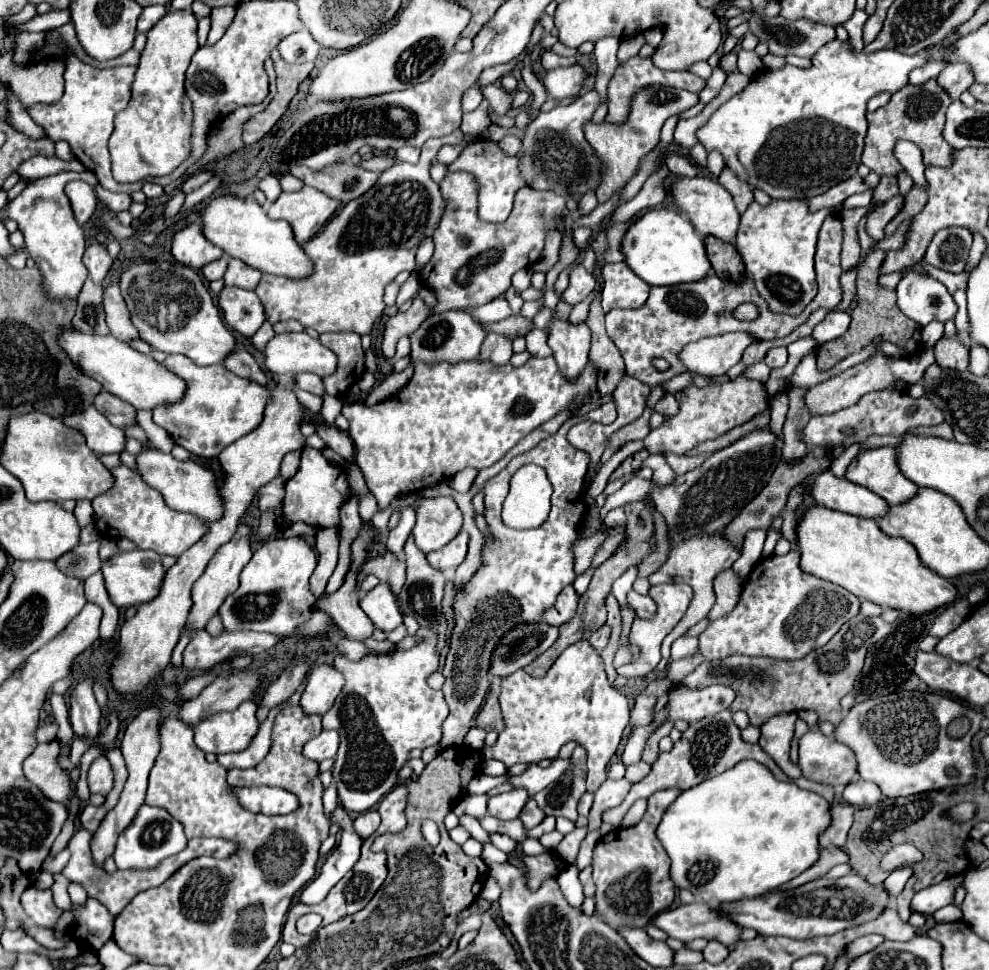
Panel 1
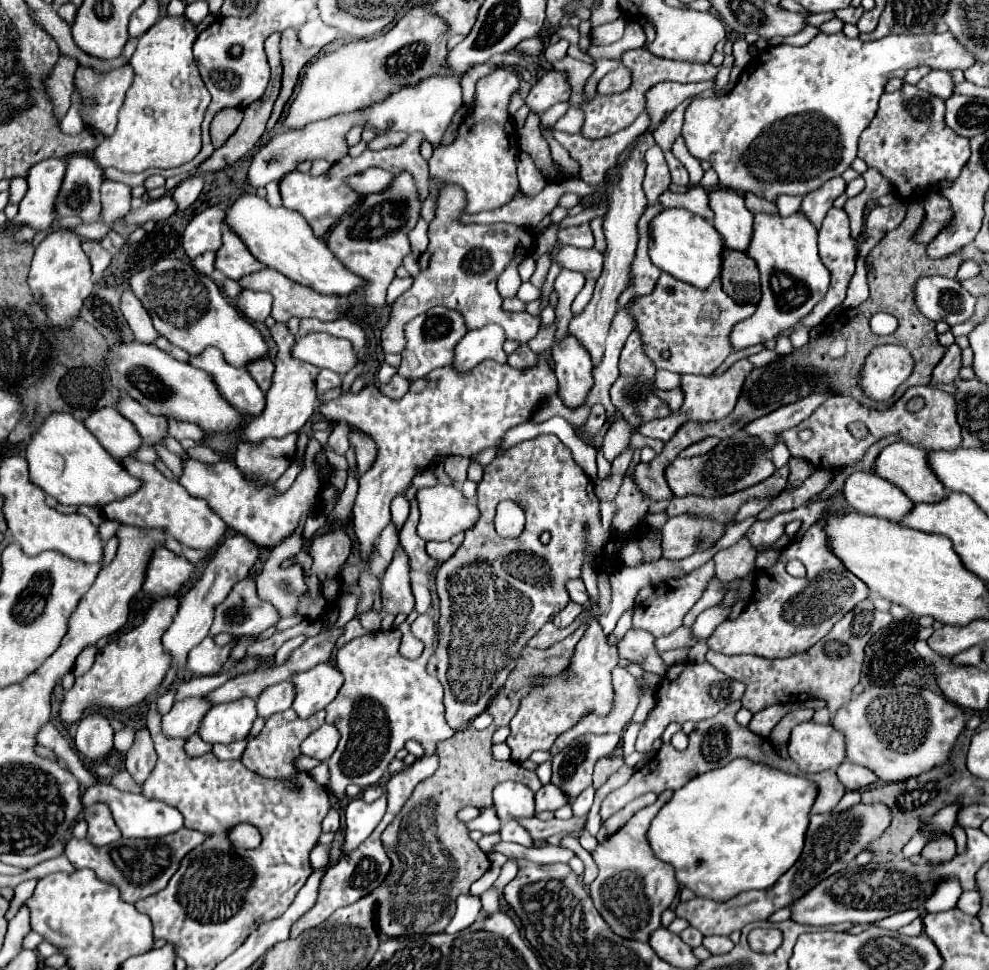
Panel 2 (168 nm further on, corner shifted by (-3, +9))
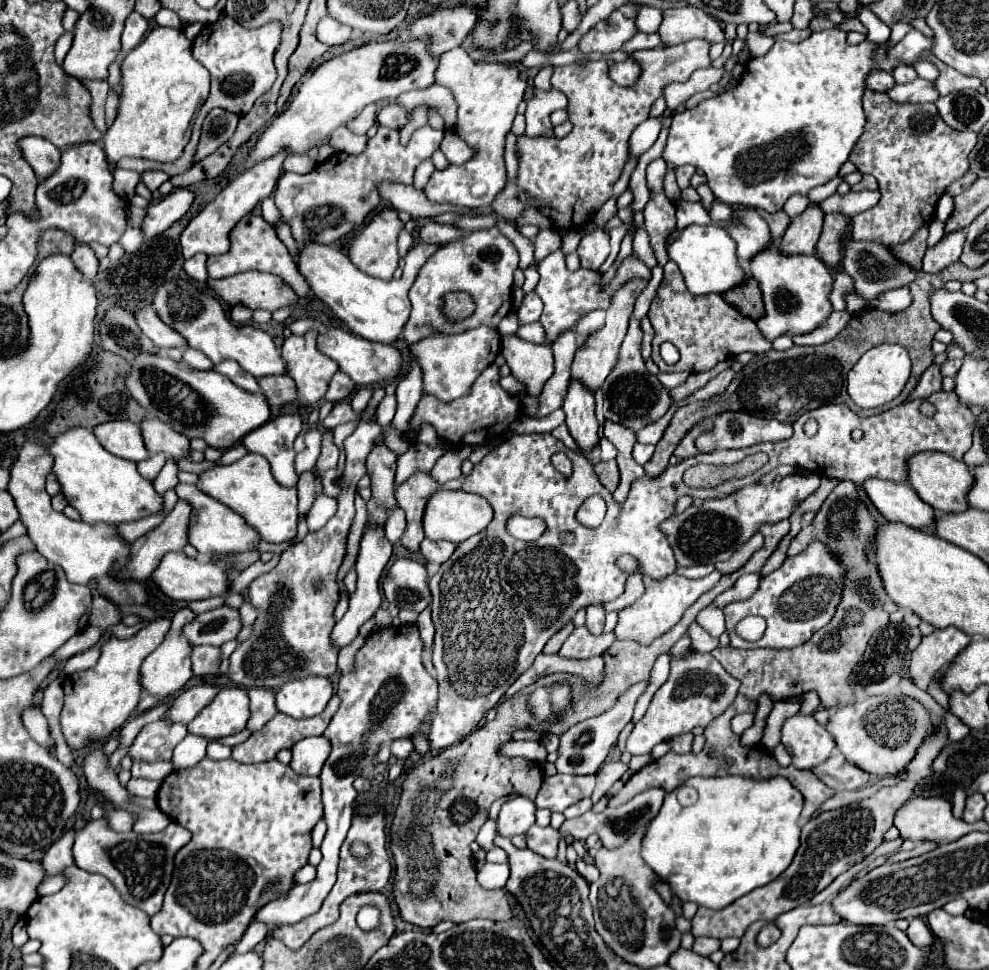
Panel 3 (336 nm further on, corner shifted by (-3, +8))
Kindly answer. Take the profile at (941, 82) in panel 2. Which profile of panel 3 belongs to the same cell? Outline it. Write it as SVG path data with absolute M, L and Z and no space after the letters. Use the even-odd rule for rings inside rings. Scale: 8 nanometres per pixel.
M915 78L909 84L895 84L891 90L887 90L887 96L893 102L899 104L925 104L925 102L935 102L939 98L937 90L933 88L931 82Z

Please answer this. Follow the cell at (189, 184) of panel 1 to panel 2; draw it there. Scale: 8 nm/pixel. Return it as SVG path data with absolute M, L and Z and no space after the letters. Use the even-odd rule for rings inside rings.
M193 175L193 177L185 179L179 187L175 187L175 191L173 191L173 199L179 203L179 211L187 209L187 207L189 207L189 205L199 197L203 185L205 185L203 177Z

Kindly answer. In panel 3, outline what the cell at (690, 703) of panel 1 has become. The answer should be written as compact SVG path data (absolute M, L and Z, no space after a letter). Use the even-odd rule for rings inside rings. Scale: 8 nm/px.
M689 648L679 656L669 654L669 658L671 658L669 680L655 692L647 714L643 716L641 722L635 724L633 732L627 738L627 750L631 754L651 754L653 746L657 746L663 740L691 732L695 726L707 728L719 714L723 714L731 706L731 702L737 696L739 682L733 676L729 676L711 654L701 654Z

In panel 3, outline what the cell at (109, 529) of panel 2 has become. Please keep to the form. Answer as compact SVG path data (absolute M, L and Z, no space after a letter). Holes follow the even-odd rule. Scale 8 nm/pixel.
M169 458L169 460L165 462L163 470L159 472L159 476L153 480L153 482L157 482L157 492L159 492L159 494L165 494L169 488L175 488L177 482L179 482L179 480L177 480L177 474L179 474L179 468L177 468L175 460Z

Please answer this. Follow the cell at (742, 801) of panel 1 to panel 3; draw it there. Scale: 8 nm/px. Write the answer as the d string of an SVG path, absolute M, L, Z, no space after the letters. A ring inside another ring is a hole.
M727 776L689 778L685 784L697 790L697 802L691 806L681 806L675 790L669 792L659 814L647 826L641 850L641 858L647 862L647 866L671 886L673 894L681 902L697 902L699 906L721 910L743 894L749 894L751 890L775 880L791 864L799 848L801 828L797 820L803 808L803 796L789 784L789 780L747 780L741 776Z

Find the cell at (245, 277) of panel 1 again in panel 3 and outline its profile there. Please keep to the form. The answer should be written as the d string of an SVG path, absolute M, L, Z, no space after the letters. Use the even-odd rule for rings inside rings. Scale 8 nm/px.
M247 214L231 232L231 250L227 254L221 256L209 256L207 258L207 274L209 278L227 278L239 272L247 272L247 270L259 270L259 272L269 272L275 274L279 278L283 278L285 284L289 284L291 288L295 288L295 292L303 298L309 292L309 286L305 282L305 278L299 274L297 264L293 262L291 254L287 252L285 244L277 238L275 228L271 224L267 224L261 216L257 214Z

